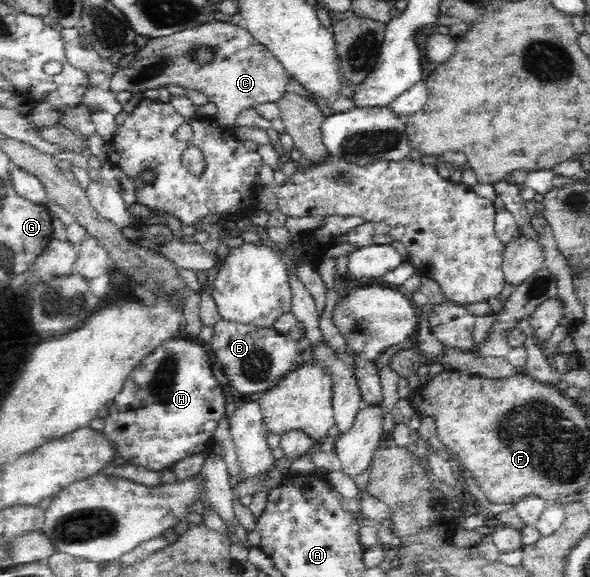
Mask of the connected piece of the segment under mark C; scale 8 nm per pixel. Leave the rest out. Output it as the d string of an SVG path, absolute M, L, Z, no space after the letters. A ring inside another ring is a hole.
M214 20L204 23L204 25L198 25L198 27L189 27L168 37L150 38L142 49L136 50L131 57L118 65L116 71L111 75L110 90L114 94L119 91L138 93L146 91L146 89L180 85L180 87L192 89L192 91L200 91L206 95L208 101L216 105L219 124L233 128L237 115L241 111L262 105L262 103L277 103L288 93L290 83L294 83L294 74L288 72L284 68L284 64L266 46L256 41L256 38L243 25ZM198 49L211 51L213 58L204 63L196 60L194 51L198 51Z

